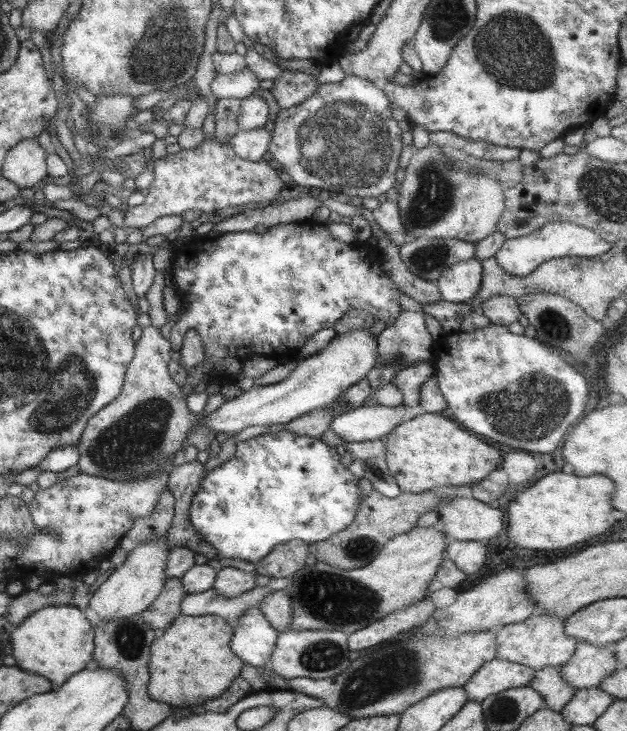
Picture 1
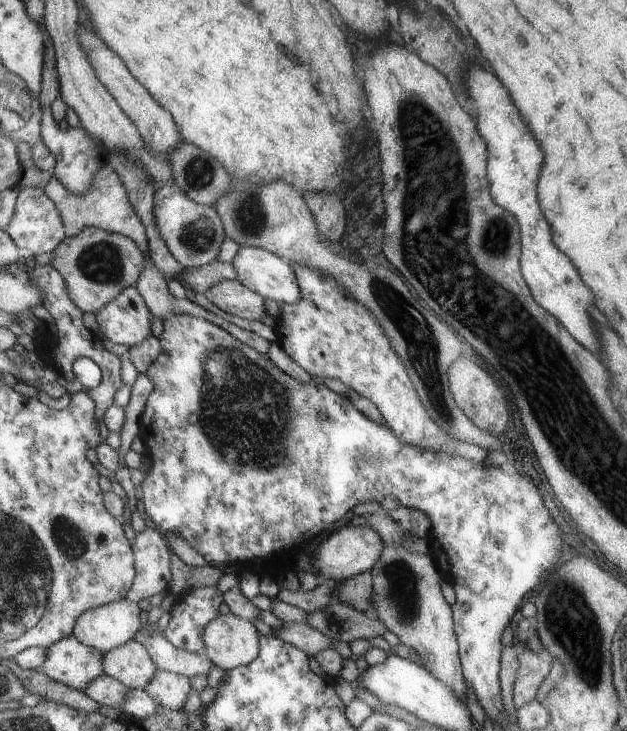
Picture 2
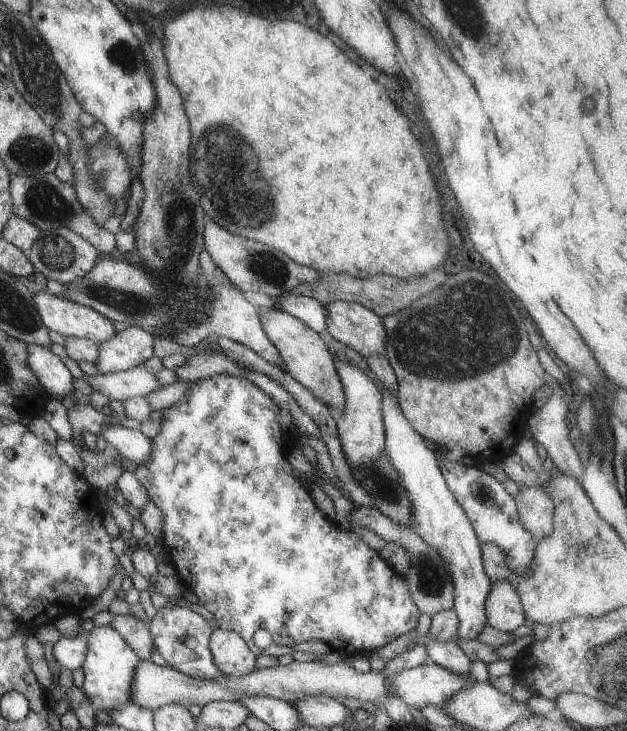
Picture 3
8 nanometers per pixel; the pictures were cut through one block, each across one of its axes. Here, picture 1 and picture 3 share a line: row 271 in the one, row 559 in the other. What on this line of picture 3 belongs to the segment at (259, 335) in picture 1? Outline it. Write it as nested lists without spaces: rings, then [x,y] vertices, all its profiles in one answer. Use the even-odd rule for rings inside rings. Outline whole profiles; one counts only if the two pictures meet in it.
[[[213,374],[203,380],[189,381],[189,388],[185,390],[185,394],[177,402],[160,410],[159,432],[157,436],[151,438],[149,462],[135,466],[133,462],[121,458],[121,468],[135,475],[139,484],[142,484],[147,491],[150,501],[161,510],[163,514],[161,540],[166,550],[165,555],[168,562],[173,565],[184,589],[193,592],[197,597],[197,603],[213,614],[219,628],[239,634],[255,657],[261,655],[262,651],[255,647],[251,636],[259,628],[267,630],[271,634],[272,643],[278,646],[292,647],[306,640],[322,640],[331,650],[337,650],[347,657],[357,653],[371,654],[388,642],[393,642],[401,634],[415,630],[420,612],[409,596],[404,577],[394,571],[377,550],[369,548],[351,528],[341,530],[333,520],[321,514],[321,510],[317,510],[313,498],[309,496],[307,486],[299,483],[293,472],[294,469],[286,458],[287,452],[283,449],[282,441],[284,431],[277,422],[279,410],[280,408],[267,394],[263,394],[260,388],[253,386],[245,378]]]

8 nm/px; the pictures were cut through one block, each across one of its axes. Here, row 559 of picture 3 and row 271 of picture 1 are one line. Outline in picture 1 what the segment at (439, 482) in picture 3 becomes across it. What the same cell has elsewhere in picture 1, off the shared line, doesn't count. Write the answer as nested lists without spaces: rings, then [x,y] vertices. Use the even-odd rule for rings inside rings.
[[[473,258],[445,269],[435,280],[441,300],[455,304],[470,301],[481,287],[482,265]]]

